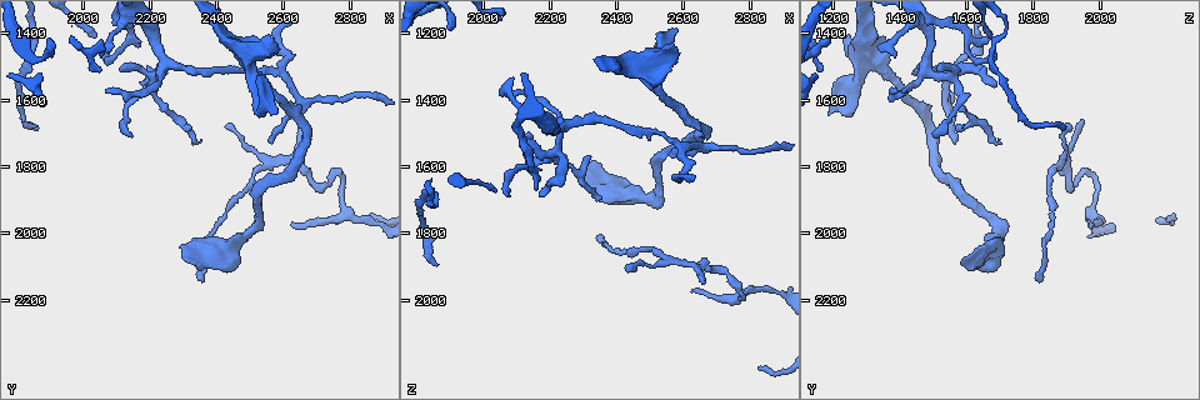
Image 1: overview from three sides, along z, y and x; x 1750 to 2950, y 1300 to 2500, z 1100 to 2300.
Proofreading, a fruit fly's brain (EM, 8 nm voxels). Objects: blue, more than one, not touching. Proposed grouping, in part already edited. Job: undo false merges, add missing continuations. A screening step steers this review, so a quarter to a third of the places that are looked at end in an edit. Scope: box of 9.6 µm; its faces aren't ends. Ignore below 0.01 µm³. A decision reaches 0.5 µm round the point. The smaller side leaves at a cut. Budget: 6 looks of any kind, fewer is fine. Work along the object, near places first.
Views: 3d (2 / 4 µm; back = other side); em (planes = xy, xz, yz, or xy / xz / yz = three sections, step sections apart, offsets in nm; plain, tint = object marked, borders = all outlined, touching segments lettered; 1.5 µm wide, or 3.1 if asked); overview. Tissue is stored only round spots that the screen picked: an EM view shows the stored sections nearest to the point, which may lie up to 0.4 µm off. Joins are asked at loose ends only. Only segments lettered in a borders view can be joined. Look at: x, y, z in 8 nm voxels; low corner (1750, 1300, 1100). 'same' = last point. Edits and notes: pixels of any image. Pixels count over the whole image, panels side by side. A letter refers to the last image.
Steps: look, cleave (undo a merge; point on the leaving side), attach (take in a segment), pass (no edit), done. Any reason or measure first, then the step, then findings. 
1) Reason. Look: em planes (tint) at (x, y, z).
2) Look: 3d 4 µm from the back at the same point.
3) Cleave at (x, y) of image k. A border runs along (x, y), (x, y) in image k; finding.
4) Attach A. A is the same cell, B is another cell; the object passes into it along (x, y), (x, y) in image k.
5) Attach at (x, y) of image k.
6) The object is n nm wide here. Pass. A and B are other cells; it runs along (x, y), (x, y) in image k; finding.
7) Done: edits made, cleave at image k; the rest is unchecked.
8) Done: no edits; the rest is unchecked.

Branch stops here. Look: 3d 4 µm from the back at (2170, 1550, 1690).

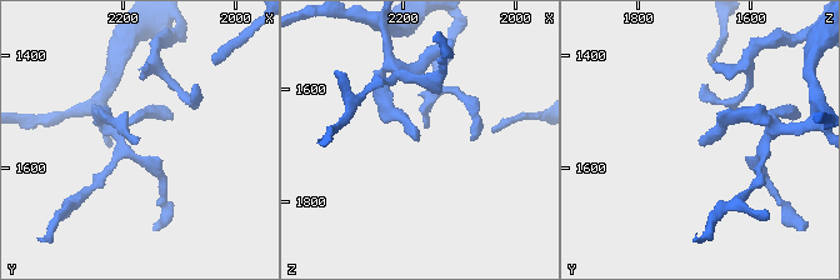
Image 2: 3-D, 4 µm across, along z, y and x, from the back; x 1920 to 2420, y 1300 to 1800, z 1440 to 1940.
Look: em xz step 8 (borders) at (2175, 1560, 1690).

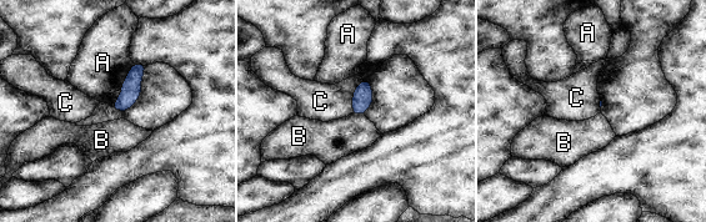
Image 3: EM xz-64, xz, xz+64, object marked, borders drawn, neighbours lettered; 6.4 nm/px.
Pass. A, B and C are other cells; a border runs along (362, 80), (354, 90), (351, 112) in image 3; none of them fits.

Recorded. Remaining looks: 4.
Long arm stops here. Look: 3d 4 µm at (1870, 1680, 1890).

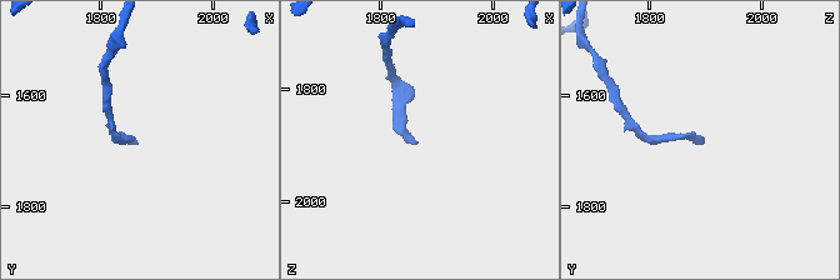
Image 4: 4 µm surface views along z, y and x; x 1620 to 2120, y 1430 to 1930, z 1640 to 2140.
Shape alone is not enough. Look: em planes (plain) at (1870, 1685, 1895).

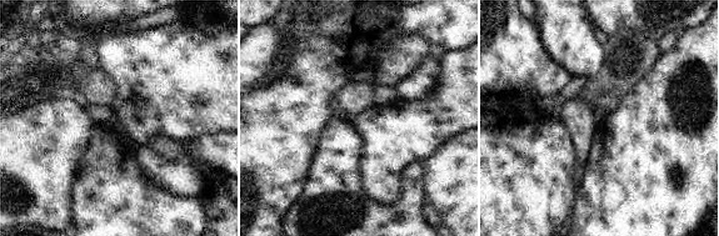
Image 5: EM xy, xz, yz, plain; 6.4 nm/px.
Look: em planes (borders) at the same point.

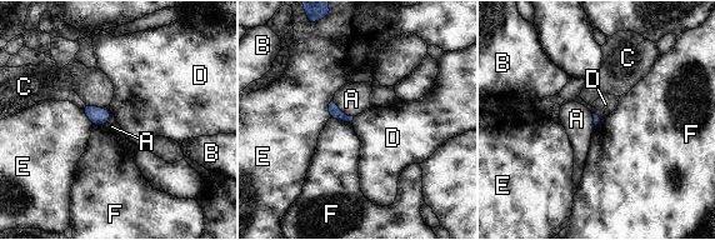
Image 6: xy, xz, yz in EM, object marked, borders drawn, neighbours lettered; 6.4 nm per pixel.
Pass. A, B, C, D, E and F are other cells; a border runs along (354, 116), (350, 123) in image 6; no lettered segment goes on from it.

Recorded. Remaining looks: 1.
Branch stops here. Look: em planes (borders) at (2070, 1580, 1390).

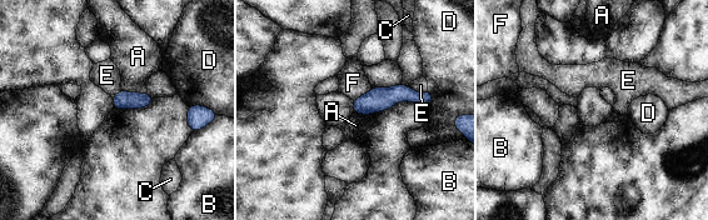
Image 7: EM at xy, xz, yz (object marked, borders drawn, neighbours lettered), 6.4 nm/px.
Pass. A, B, C, D, E and F are other cells; it runs along (429, 98), (388, 96), (355, 108) in image 7; none of them fits.

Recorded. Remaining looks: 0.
Done: no edits; the rest is unchecked.

